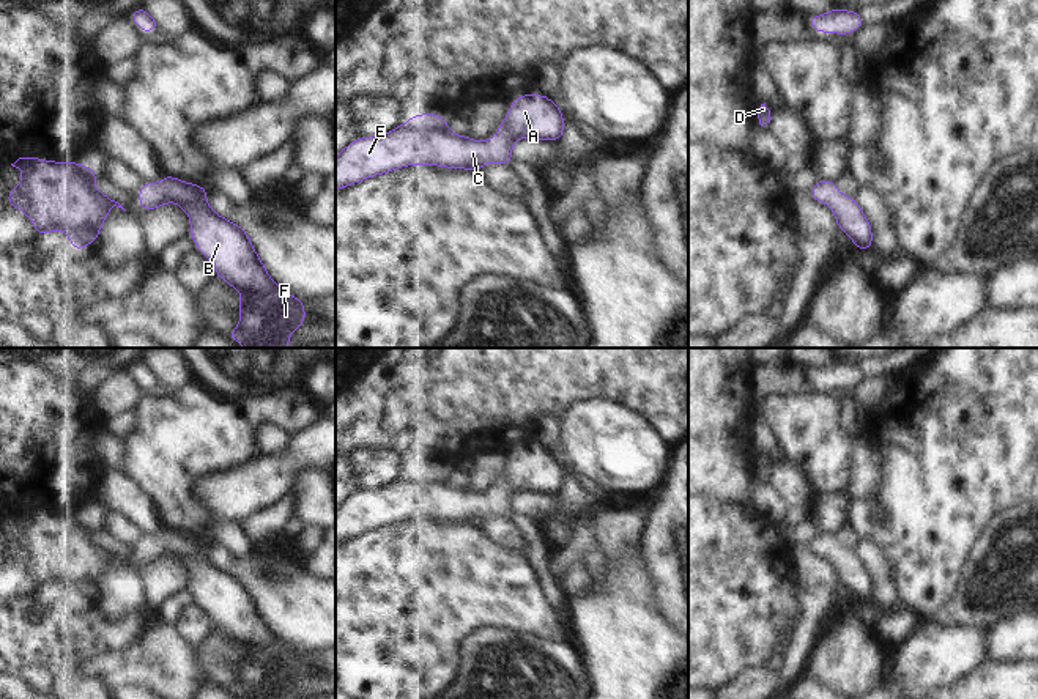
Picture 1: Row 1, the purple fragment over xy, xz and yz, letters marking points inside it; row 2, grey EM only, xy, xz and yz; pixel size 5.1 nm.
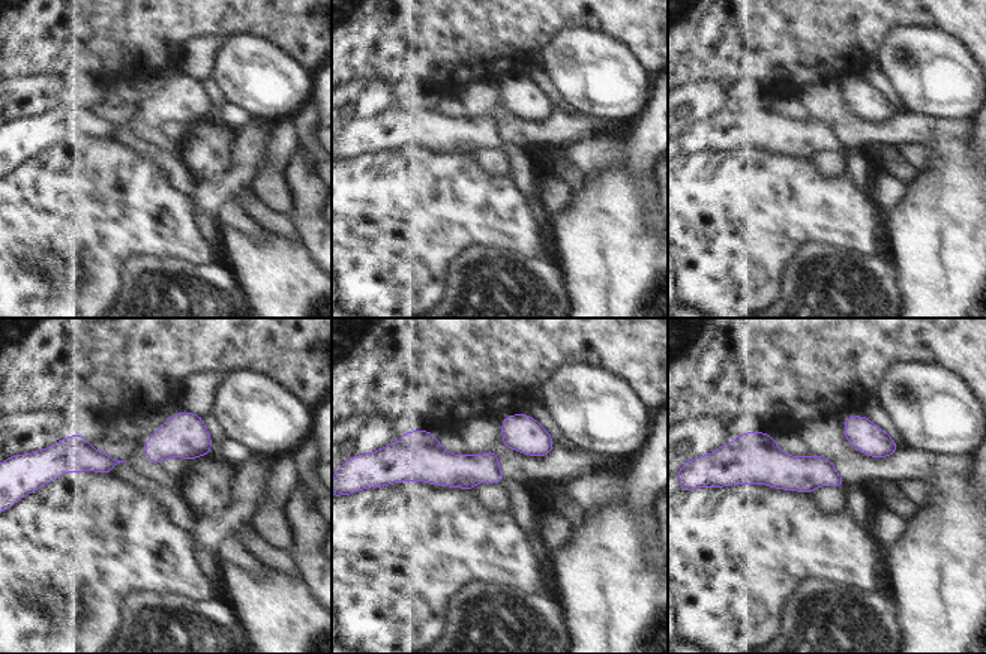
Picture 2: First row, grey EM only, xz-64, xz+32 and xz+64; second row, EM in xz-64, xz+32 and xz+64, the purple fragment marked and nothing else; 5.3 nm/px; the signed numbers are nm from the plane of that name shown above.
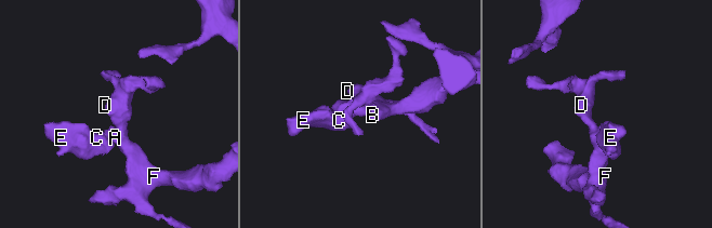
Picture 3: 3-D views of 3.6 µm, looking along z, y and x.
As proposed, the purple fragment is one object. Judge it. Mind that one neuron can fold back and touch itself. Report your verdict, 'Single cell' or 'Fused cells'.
Single cell

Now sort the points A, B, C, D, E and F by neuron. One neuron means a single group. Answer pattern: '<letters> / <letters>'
A B C D E F

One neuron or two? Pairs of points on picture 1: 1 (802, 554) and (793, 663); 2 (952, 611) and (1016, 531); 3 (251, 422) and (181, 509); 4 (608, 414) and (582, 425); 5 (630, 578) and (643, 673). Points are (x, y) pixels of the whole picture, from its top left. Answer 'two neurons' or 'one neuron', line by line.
1: one neuron
2: one neuron
3: one neuron
4: one neuron
5: one neuron

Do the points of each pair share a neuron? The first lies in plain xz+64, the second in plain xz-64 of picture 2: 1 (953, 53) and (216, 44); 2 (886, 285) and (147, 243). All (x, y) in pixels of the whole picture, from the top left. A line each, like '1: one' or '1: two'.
1: two
2: two

